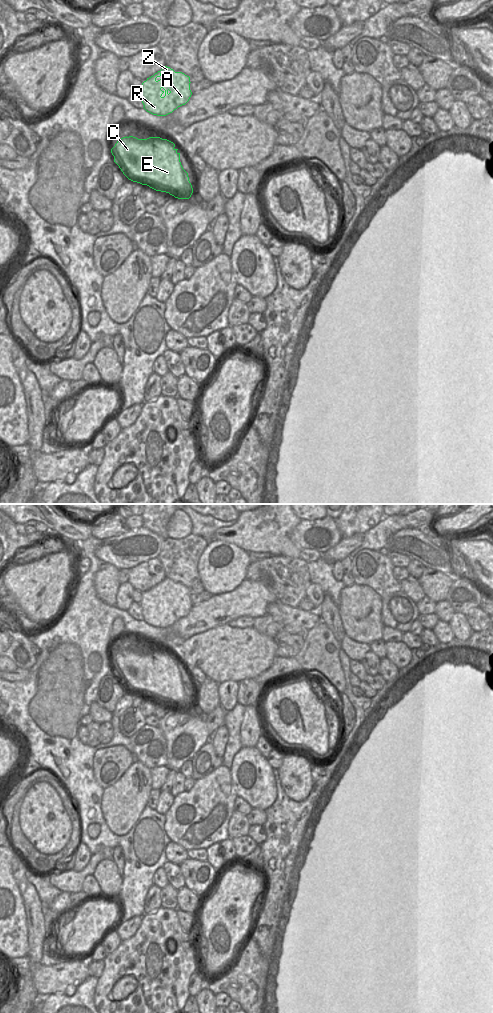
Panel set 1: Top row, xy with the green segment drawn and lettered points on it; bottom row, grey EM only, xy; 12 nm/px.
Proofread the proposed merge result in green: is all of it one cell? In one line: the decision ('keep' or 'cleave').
cleave

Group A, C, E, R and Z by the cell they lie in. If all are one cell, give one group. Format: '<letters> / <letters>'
A C R Z / E

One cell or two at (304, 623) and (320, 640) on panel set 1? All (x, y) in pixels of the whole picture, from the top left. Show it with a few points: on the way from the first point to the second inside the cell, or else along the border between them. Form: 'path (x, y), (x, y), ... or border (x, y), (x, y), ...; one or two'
border (323, 622), (317, 623), (302, 634); two

